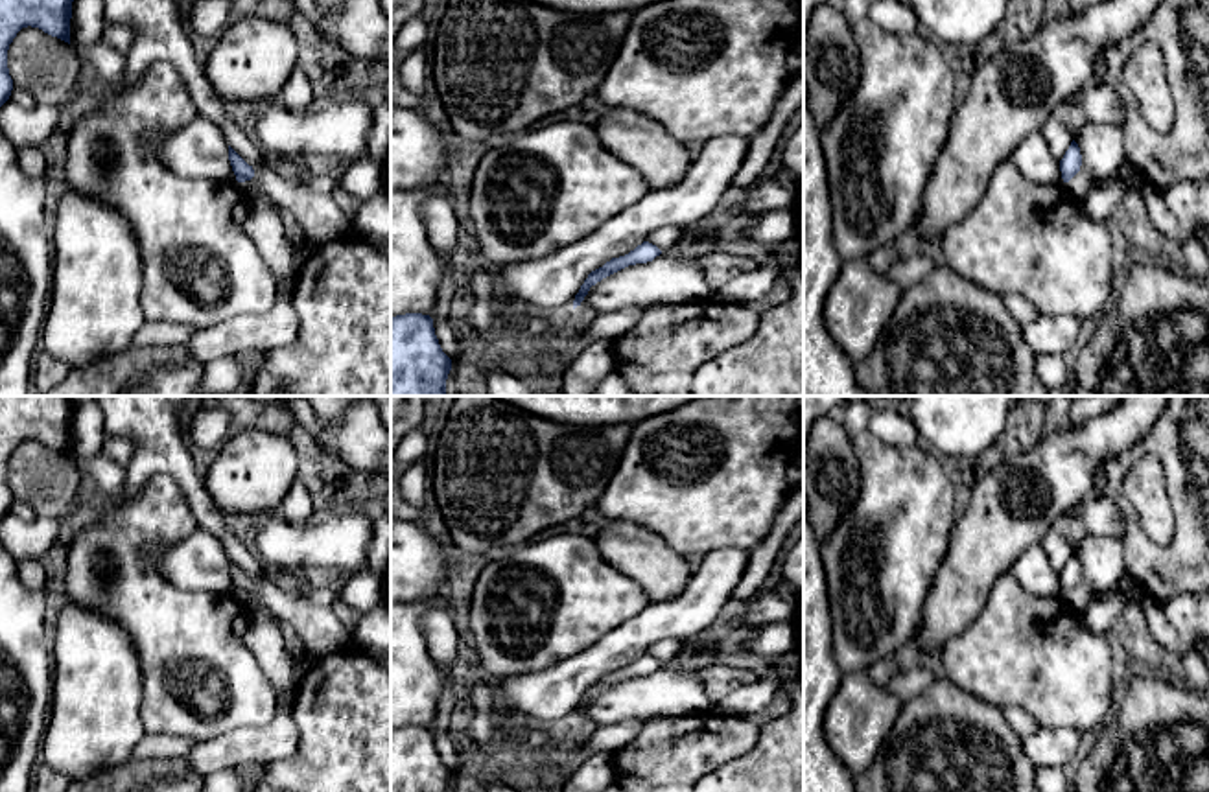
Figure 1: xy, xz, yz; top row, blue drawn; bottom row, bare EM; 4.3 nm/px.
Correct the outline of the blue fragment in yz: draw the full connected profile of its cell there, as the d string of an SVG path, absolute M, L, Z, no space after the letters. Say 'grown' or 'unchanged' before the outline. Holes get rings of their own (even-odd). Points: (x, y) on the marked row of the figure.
unchanged; M1073 140L1063 158L1060 160L1060 171L1063 182L1069 182L1080 171L1080 166L1082 166L1080 147Z

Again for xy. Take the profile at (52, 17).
unchanged; M0 0L0 107L9 99L13 79L7 50L22 28L39 28L70 44L74 0Z

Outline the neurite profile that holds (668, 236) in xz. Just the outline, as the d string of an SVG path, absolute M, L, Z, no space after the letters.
M665 225L649 234L647 241L656 245L662 252L676 247L684 236L684 228L675 225Z

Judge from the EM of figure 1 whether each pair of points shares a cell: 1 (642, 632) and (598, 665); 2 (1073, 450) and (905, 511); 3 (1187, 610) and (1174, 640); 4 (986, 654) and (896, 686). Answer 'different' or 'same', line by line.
1: same
2: different
3: same
4: different

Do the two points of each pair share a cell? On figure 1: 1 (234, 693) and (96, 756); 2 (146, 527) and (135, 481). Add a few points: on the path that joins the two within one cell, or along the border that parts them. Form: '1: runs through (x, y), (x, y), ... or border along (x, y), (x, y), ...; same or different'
1: border along (144, 687), (142, 728), (146, 732); different
2: border along (128, 485), (137, 492), (166, 474), (183, 492); different

